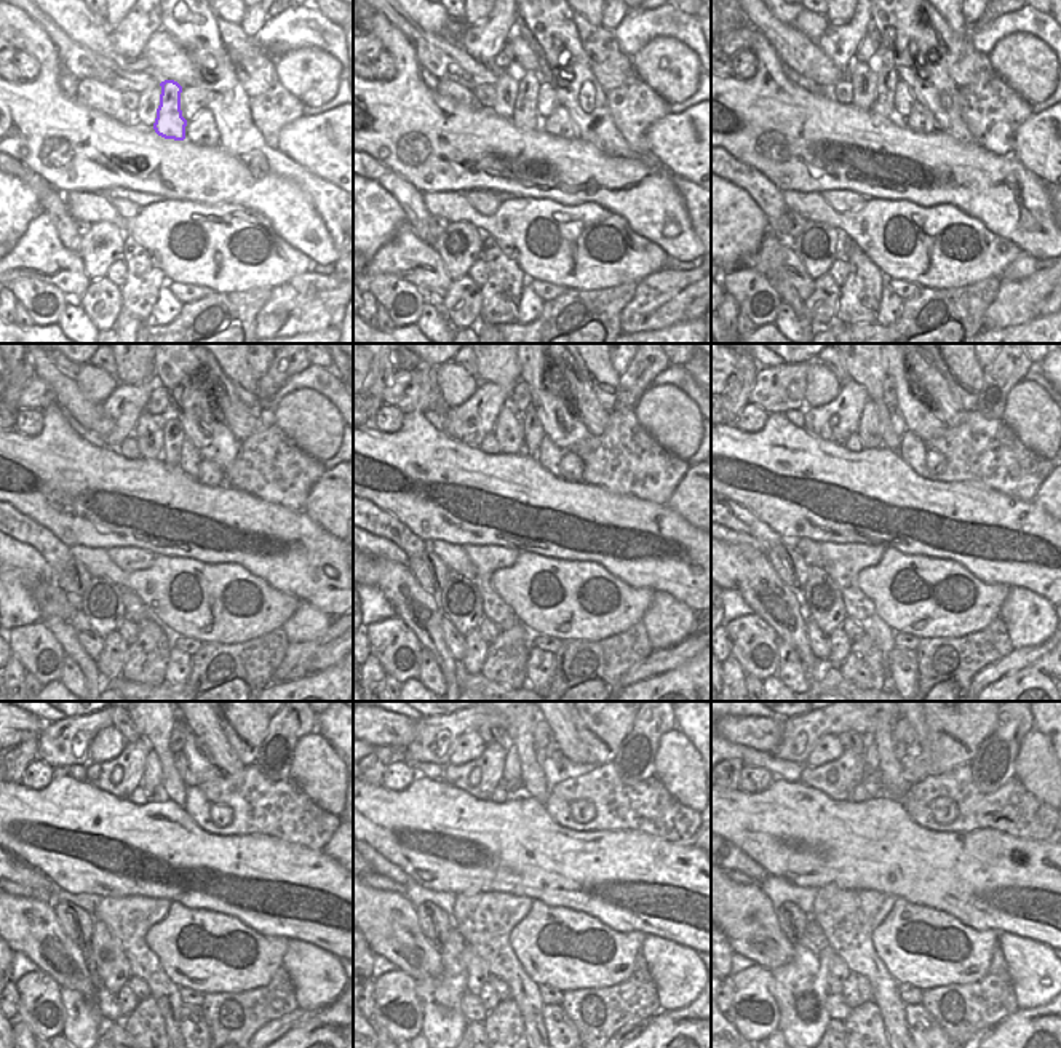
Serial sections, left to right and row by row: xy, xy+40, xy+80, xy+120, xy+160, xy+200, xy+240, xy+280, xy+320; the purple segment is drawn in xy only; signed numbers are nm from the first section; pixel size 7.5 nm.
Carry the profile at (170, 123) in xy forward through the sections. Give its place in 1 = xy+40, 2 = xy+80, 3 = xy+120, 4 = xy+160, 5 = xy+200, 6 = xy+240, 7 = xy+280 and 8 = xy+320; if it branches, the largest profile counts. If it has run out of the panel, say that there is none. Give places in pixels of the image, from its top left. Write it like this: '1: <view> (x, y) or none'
1: xy+40 (524, 117)
2: xy+80 (887, 77)
3: xy+120 (173, 435)
4: xy+160 (532, 430)
5: xy+200 (895, 417)
6: xy+240 (179, 761)
7: xy+280 (540, 754)
8: xy+320 (900, 750)

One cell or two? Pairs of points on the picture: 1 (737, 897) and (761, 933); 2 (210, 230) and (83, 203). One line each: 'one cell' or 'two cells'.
1: one cell
2: one cell

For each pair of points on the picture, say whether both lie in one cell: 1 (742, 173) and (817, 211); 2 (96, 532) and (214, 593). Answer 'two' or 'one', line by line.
1: two
2: two

